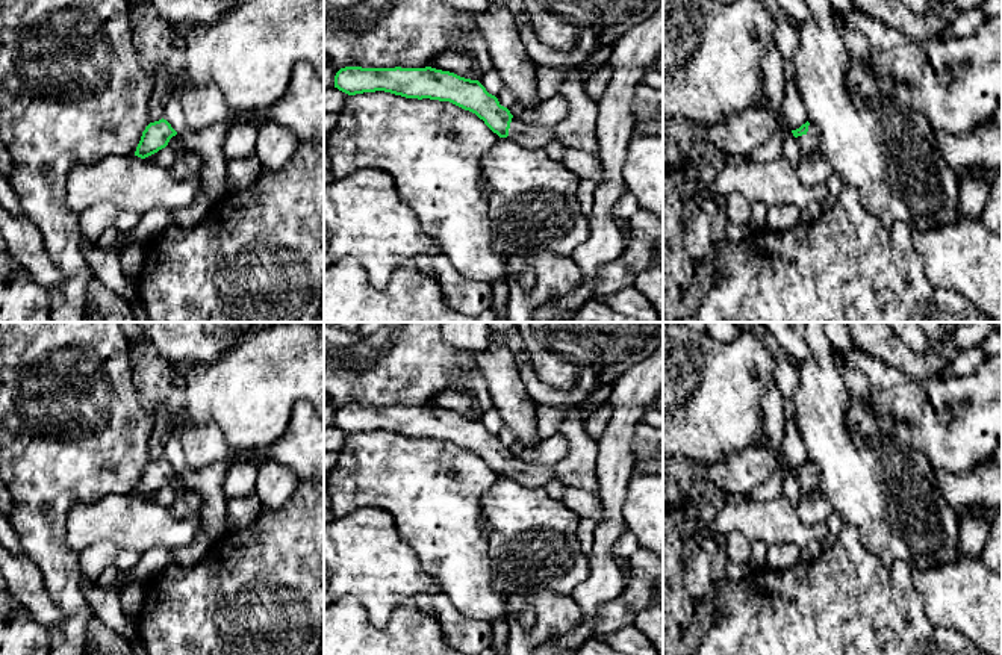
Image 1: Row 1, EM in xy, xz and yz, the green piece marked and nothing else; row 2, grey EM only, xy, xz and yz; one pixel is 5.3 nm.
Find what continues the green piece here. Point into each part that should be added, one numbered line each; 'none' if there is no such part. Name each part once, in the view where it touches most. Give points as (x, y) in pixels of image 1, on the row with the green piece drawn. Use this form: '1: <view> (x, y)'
1: yz (813, 168)

